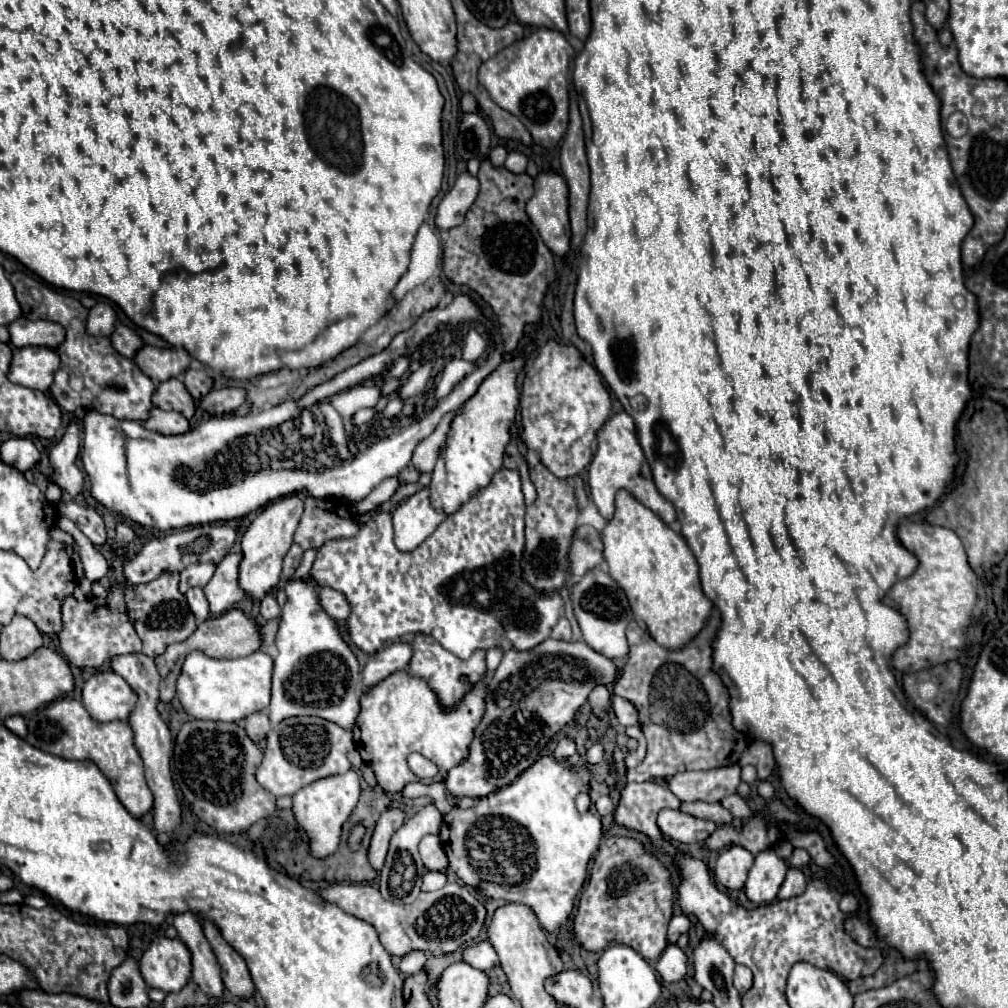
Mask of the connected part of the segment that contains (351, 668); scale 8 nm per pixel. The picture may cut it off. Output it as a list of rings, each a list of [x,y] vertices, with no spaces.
[[[313,576],[287,580],[283,590],[287,594],[287,602],[281,608],[279,630],[275,638],[277,656],[269,720],[279,724],[291,716],[319,716],[335,722],[343,730],[351,730],[359,714],[361,694],[357,656],[345,642],[339,622],[323,610],[319,600],[321,586]]]

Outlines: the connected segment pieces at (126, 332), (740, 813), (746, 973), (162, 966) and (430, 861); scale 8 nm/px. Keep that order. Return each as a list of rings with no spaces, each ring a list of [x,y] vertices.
[[[117,324],[115,330],[113,330],[113,334],[111,334],[109,338],[111,338],[111,342],[113,342],[113,348],[115,348],[119,354],[127,356],[127,358],[133,358],[135,352],[143,346],[141,338],[139,338],[131,328],[127,328],[127,326],[123,326],[123,324]]]
[[[731,794],[731,796],[725,796],[721,800],[721,806],[725,806],[735,818],[749,818],[753,812],[749,810],[749,806],[745,804],[745,800],[739,796],[739,794]]]
[[[737,964],[737,966],[735,966],[733,984],[735,984],[735,988],[737,988],[741,994],[747,992],[747,990],[751,988],[751,984],[753,984],[753,974],[751,974],[751,970],[749,970],[747,966],[743,966],[743,964]]]
[[[157,938],[143,952],[139,970],[147,986],[163,992],[181,990],[191,976],[191,954],[179,938]]]
[[[427,834],[421,842],[419,842],[419,852],[421,852],[421,860],[425,864],[427,870],[437,870],[437,872],[445,872],[447,870],[447,854],[443,850],[441,838]]]

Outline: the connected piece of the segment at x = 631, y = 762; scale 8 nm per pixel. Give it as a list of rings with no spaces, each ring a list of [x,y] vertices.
[[[641,734],[641,744],[639,744],[637,750],[633,750],[633,752],[627,754],[625,766],[635,766],[635,764],[639,764],[643,758],[645,758],[645,740],[643,740],[643,734]]]

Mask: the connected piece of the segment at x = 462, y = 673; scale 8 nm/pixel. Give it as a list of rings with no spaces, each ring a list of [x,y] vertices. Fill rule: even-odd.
[[[417,634],[411,646],[413,646],[413,656],[407,666],[407,674],[423,678],[429,684],[429,688],[437,694],[437,700],[445,712],[451,712],[465,698],[465,694],[475,688],[475,684],[487,678],[483,650],[479,650],[479,654],[473,654],[469,660],[461,660],[455,654],[443,650],[439,642],[435,642],[431,636],[425,636],[425,634]]]

